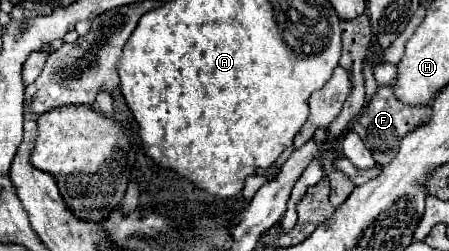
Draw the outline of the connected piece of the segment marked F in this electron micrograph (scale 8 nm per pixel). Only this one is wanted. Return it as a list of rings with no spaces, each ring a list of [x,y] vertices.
[[[378,86],[378,92],[372,96],[372,100],[366,104],[366,108],[352,120],[352,132],[356,132],[364,144],[368,146],[368,150],[372,152],[372,156],[376,158],[378,164],[388,164],[394,154],[398,152],[400,140],[404,138],[406,132],[410,132],[412,128],[416,128],[422,122],[428,122],[432,116],[430,106],[408,106],[400,100],[396,100],[394,96],[394,86]]]

